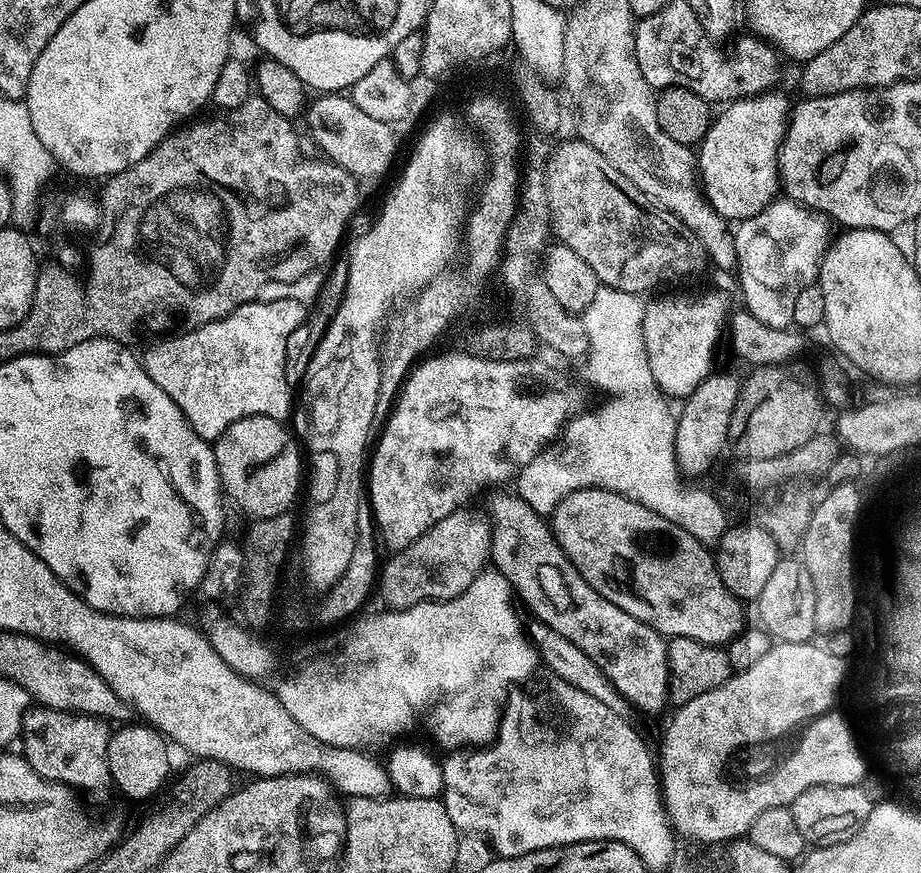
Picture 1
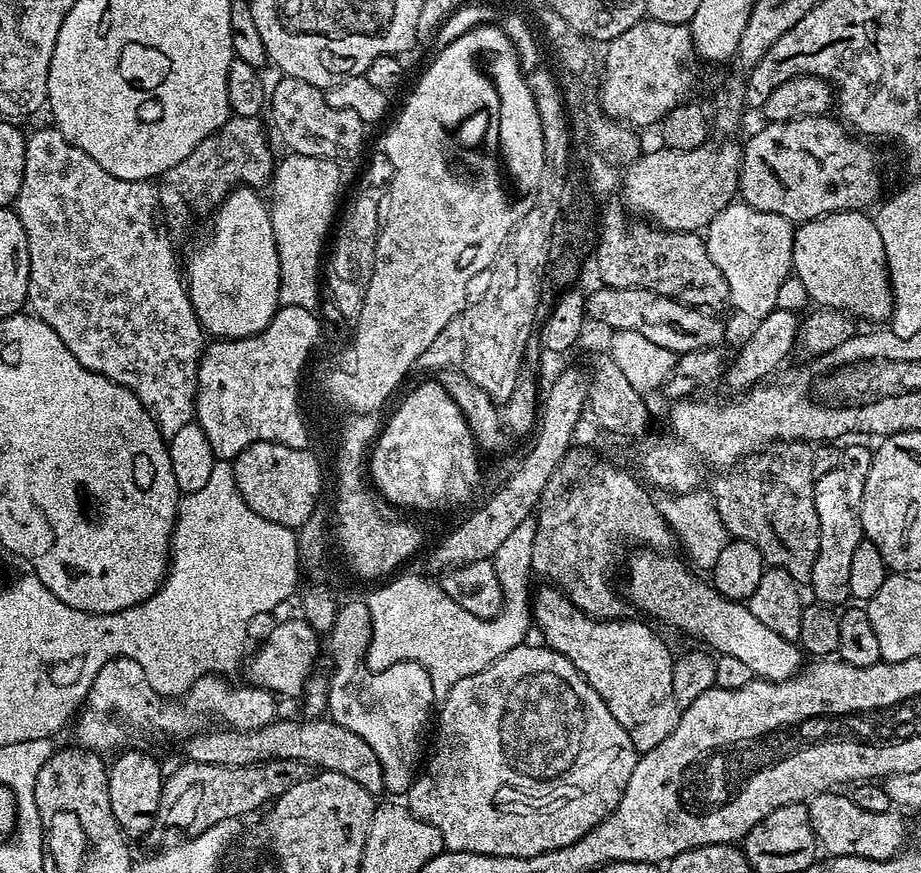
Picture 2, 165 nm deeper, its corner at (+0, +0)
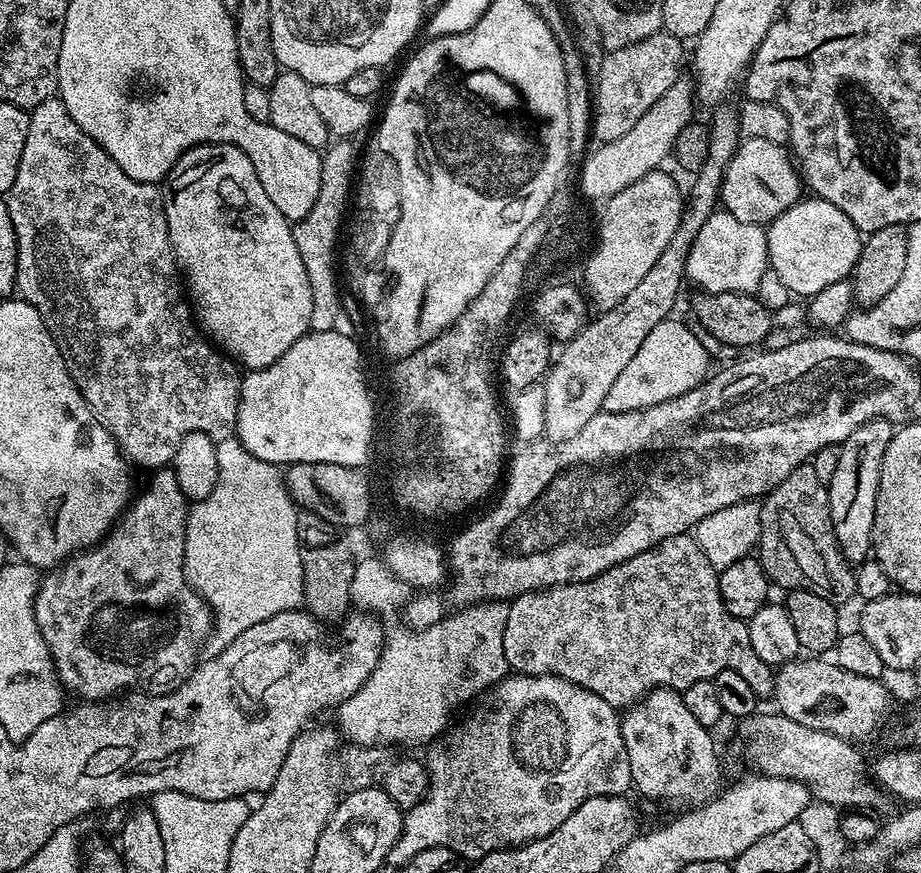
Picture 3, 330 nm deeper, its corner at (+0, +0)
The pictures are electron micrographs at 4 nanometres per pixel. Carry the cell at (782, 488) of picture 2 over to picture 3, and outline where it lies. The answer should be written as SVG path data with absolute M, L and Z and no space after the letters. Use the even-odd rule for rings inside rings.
M812 463L799 464L773 492L763 497L760 504L758 559L769 581L773 585L781 584L784 590L801 588L804 591L812 591L837 606L843 605L843 600L856 596L856 573L841 556L840 543L834 534L828 486L822 482L822 478L818 478L818 474L814 474Z

